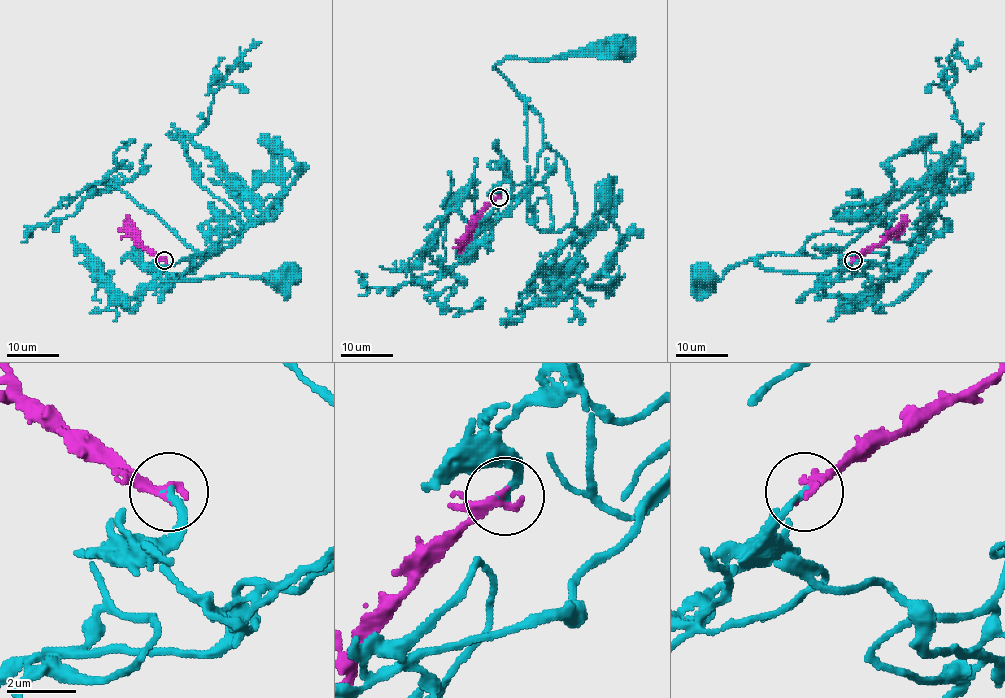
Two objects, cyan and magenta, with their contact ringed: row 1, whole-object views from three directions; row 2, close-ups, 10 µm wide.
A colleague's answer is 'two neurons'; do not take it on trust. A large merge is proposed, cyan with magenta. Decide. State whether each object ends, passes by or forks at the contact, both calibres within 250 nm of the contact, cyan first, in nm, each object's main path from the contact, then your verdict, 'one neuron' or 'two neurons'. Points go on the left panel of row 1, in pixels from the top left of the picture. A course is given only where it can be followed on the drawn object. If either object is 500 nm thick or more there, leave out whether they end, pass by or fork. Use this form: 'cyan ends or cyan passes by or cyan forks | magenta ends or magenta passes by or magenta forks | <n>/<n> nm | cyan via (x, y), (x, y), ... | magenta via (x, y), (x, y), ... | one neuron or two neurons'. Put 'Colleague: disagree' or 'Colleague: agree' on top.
Colleague: disagree
cyan ends | magenta ends | 200/280 nm | cyan via (164, 259), (176, 280), (274, 208), (189, 140), (182, 146), (199, 183), (241, 228), (160, 276), (287, 276) | magenta via (164, 259), (142, 245), (124, 220) | one neuron

